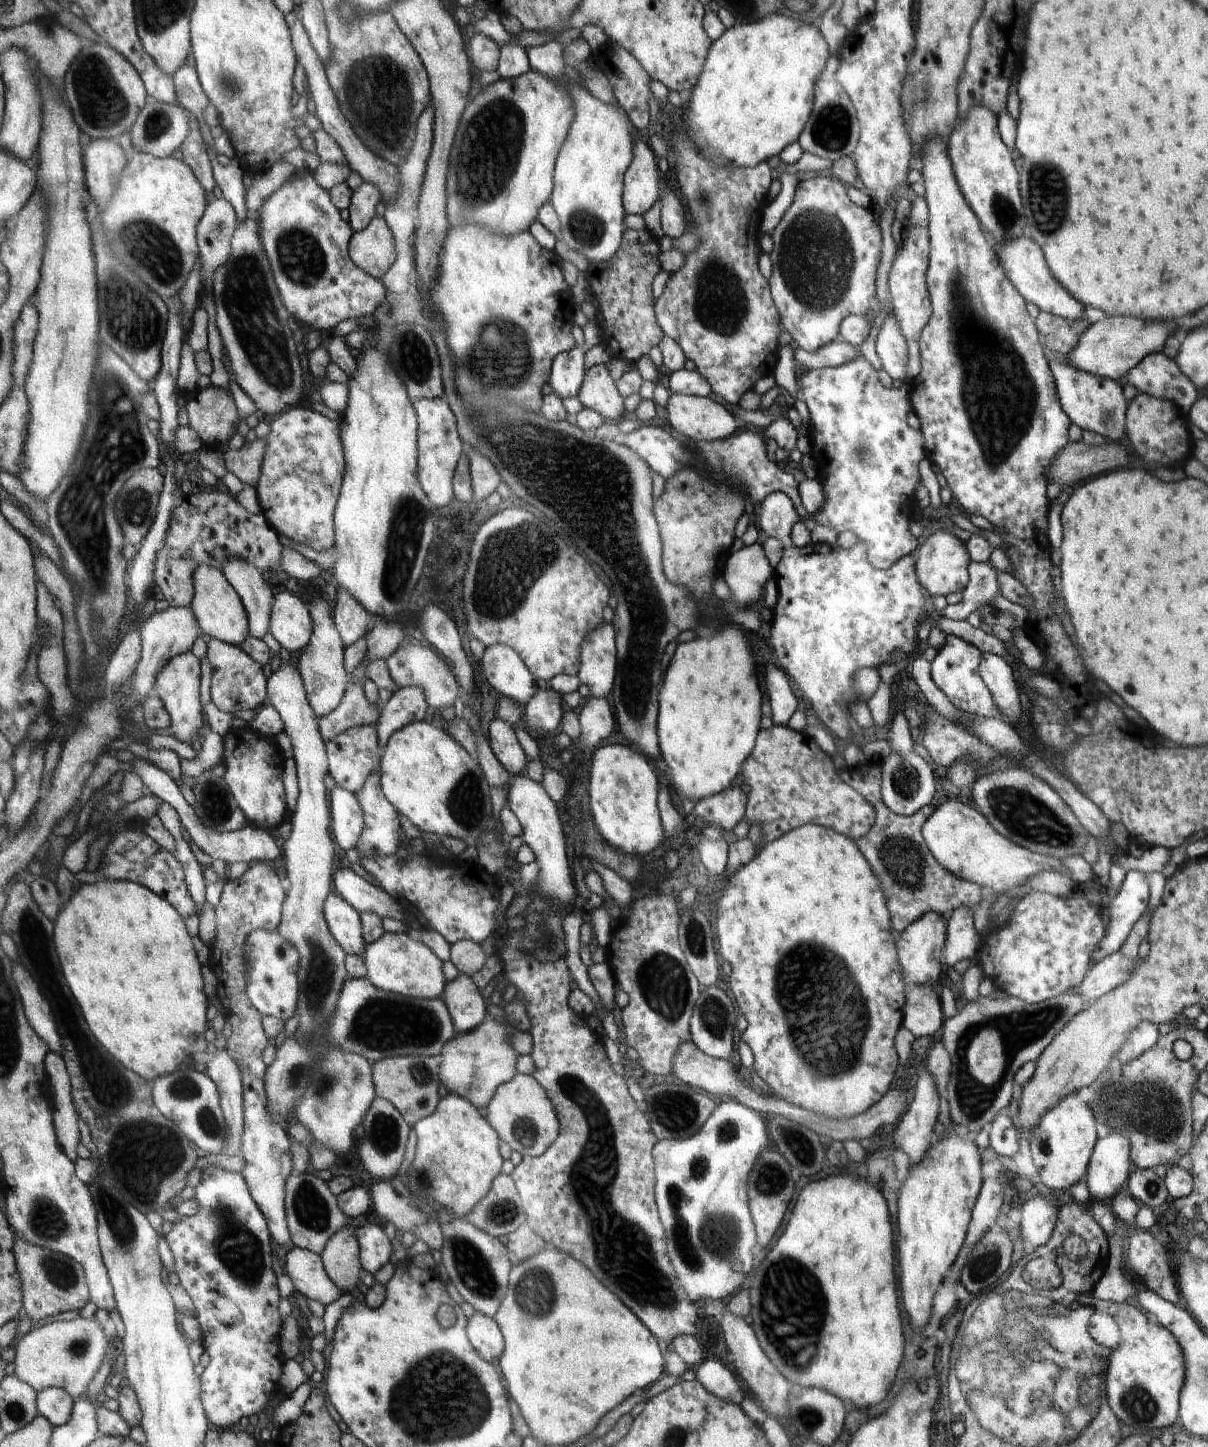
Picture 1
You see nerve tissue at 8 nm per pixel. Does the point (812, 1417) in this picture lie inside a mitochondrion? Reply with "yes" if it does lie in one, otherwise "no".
yes

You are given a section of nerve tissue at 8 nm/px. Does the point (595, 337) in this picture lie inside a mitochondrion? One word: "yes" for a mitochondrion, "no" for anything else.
no

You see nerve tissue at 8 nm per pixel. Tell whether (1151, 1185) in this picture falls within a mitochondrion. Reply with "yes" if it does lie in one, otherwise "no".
yes

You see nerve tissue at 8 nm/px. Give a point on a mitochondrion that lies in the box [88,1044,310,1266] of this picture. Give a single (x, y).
(119, 1216)

